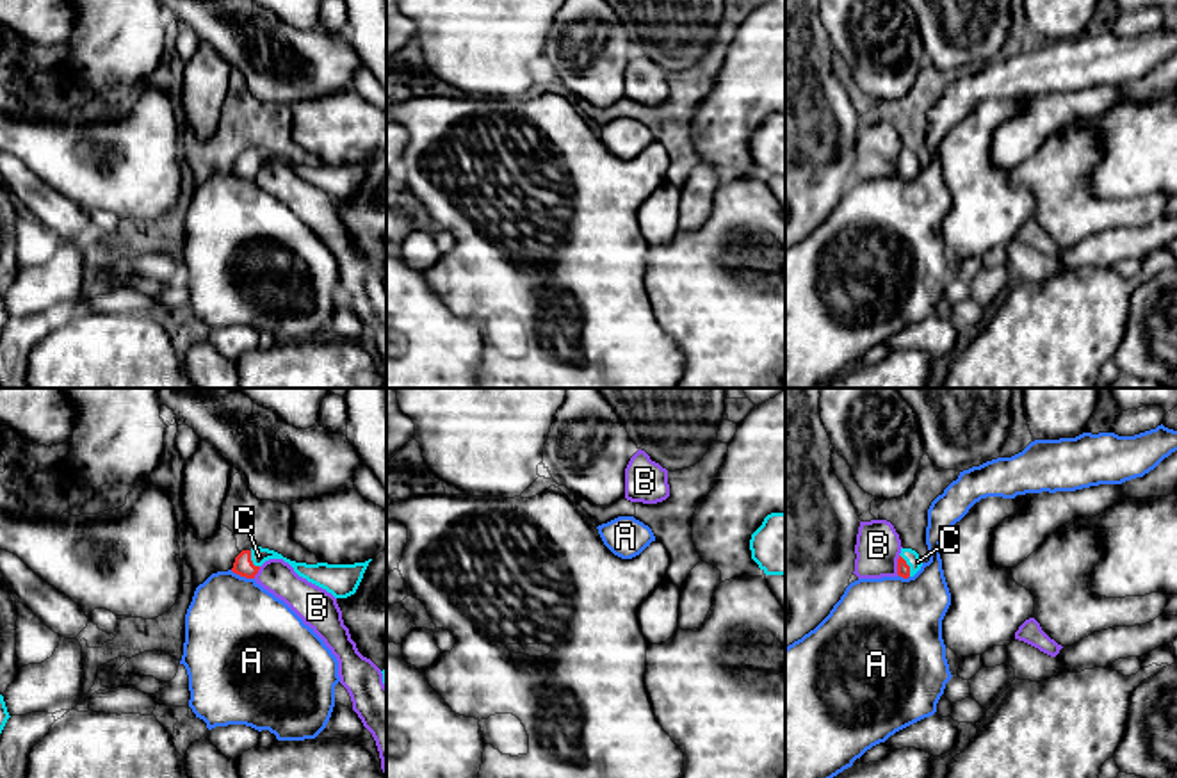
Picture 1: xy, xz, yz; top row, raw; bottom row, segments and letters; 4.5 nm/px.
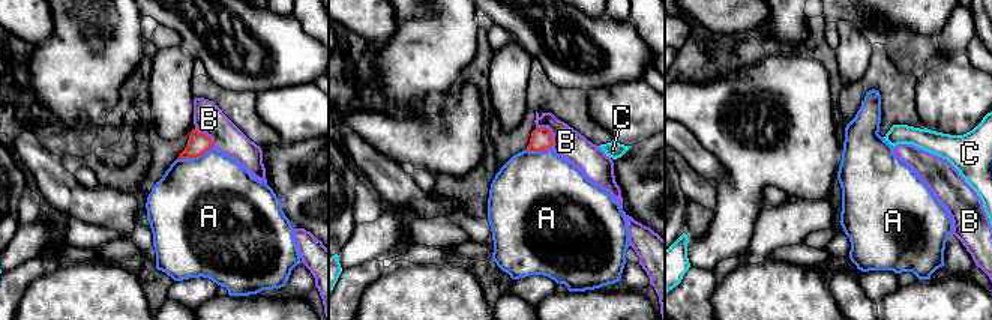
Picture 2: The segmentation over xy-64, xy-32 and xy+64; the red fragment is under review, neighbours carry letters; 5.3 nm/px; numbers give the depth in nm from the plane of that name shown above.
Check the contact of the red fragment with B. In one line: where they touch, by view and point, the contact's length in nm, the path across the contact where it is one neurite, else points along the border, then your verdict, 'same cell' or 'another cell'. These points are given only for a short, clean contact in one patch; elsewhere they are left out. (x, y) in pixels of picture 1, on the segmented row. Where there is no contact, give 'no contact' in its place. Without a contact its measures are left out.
meets red in yz at (898, 565); contact 90 nm long; border along yz (900, 556), (896, 574); another cell

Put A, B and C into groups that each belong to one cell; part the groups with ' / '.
A / B / C

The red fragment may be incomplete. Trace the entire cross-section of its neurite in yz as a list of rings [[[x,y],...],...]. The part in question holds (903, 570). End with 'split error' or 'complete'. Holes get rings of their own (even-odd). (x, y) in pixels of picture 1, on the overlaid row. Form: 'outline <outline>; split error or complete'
outline [[[901,548],[897,559],[897,575],[903,579],[913,577],[922,566],[922,559],[912,548]]]; split error

